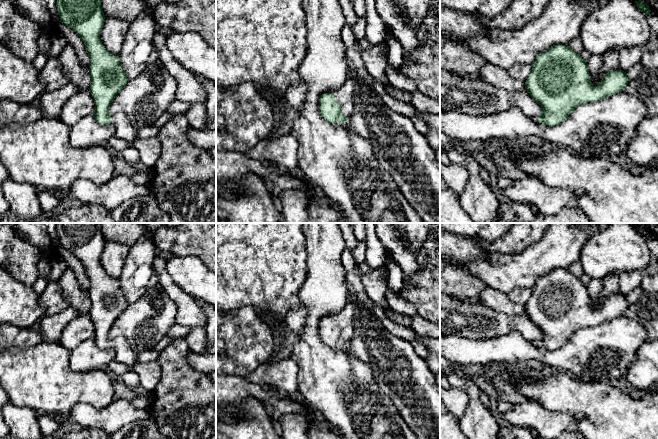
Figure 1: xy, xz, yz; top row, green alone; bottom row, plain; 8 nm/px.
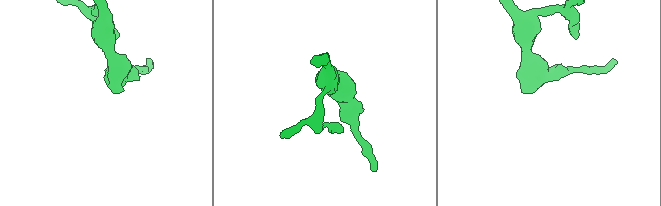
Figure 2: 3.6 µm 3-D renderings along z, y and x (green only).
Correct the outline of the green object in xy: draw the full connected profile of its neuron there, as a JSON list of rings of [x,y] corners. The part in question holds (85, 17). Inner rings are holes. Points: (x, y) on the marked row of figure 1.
[[[57,0],[56,7],[61,22],[71,28],[82,39],[90,56],[89,74],[91,84],[89,91],[95,101],[94,117],[100,125],[112,123],[116,130],[115,136],[126,141],[128,146],[134,146],[138,138],[138,128],[135,121],[123,112],[109,114],[109,107],[116,95],[126,86],[129,79],[121,65],[119,55],[111,54],[102,44],[102,31],[105,15],[101,7],[101,0]]]

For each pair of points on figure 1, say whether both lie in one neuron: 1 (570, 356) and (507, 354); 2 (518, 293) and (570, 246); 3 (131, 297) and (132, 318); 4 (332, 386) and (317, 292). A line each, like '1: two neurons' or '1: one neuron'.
1: one neuron
2: two neurons
3: two neurons
4: one neuron

